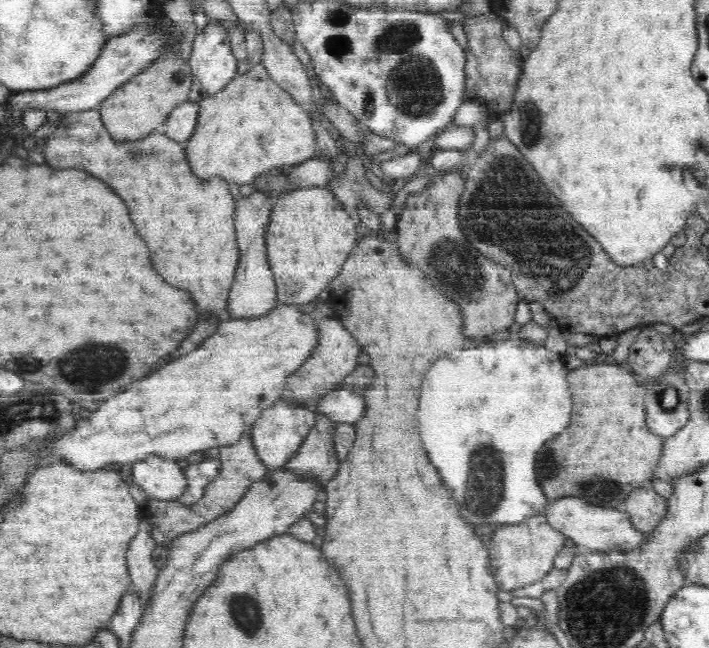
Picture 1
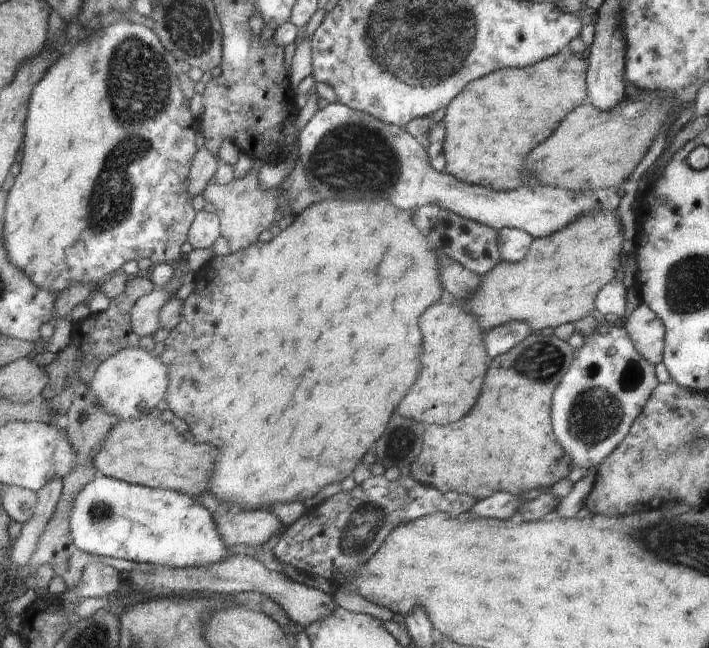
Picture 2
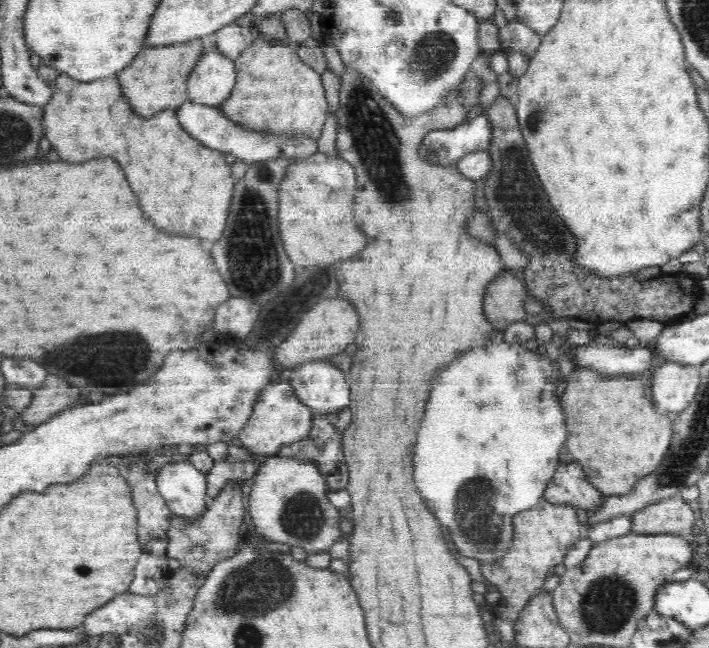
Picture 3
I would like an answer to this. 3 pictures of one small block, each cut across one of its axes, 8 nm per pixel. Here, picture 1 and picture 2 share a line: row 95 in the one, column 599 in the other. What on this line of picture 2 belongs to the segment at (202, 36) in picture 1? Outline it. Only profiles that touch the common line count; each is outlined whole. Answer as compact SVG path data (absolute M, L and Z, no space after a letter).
M328 103L312 116L298 136L298 152L299 160L302 162L310 184L323 200L326 198L338 198L338 200L380 200L380 198L384 198L384 200L390 200L390 204L394 204L398 210L436 204L442 210L448 210L462 218L480 222L498 232L504 227L519 228L530 233L531 237L550 237L554 235L554 232L566 228L574 220L584 214L590 214L590 212L600 212L600 210L614 212L621 200L621 191L618 188L573 191L530 182L513 191L496 191L484 186L466 184L462 180L456 180L452 174L438 172L437 169L434 169L432 162L428 162L426 150L402 127L390 126L390 123L380 122L370 113L351 109L340 103Z

